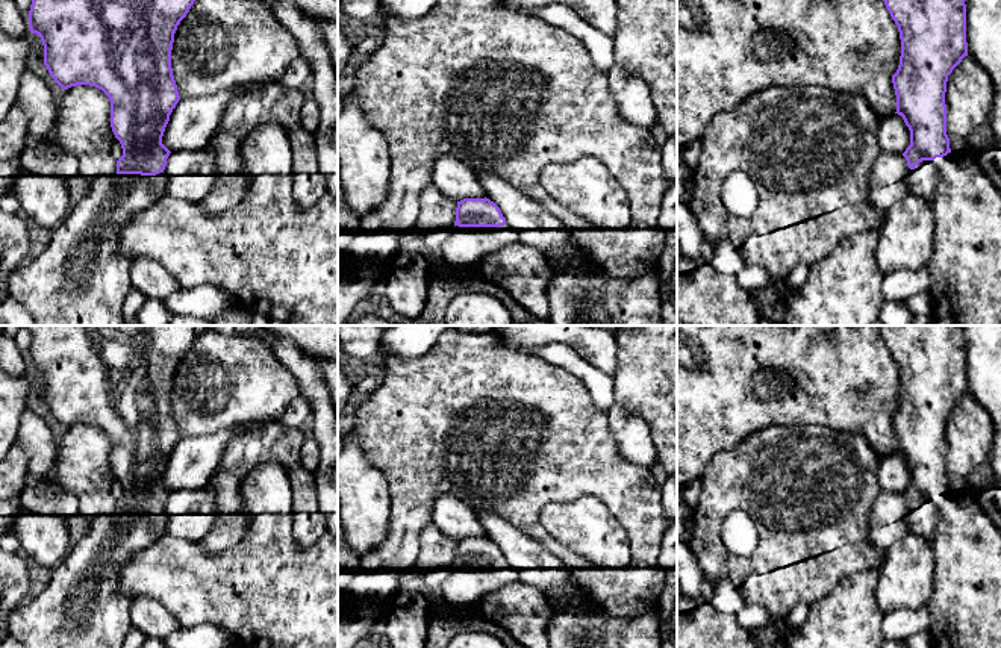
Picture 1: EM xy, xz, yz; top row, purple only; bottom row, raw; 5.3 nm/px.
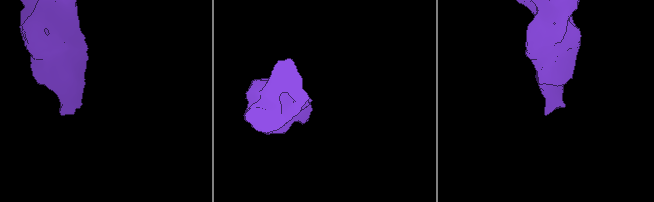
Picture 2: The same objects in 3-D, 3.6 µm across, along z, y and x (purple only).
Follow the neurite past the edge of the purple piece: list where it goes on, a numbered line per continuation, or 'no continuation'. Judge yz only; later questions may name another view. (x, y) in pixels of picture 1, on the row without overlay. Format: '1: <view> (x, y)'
1: yz (923, 520)

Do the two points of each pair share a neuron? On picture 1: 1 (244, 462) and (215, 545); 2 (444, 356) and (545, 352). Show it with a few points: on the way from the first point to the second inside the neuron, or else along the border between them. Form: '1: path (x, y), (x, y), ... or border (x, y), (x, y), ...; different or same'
1: path (227, 483), (227, 524); same
2: border (502, 341), (562, 367); different

